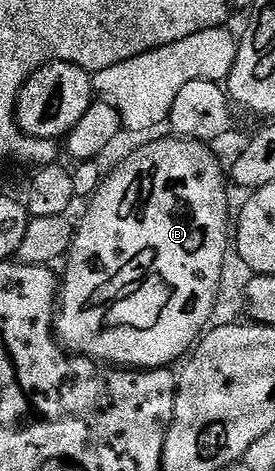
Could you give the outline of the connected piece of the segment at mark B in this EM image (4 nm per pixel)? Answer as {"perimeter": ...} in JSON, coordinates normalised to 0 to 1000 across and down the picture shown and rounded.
{"perimeter":[[[640,287],[542,299],[469,325],[389,374],[338,416],[320,420],[324,446],[273,478],[265,514],[233,548],[236,582],[215,588],[215,637],[200,667],[200,713],[255,752],[331,758],[356,771],[393,771],[411,779],[487,783],[593,783],[625,777],[625,766],[655,769],[731,722],[764,696],[760,679],[789,656],[789,628],[804,622],[804,586],[818,580],[818,544],[840,537],[840,461],[833,469],[833,401],[818,395],[825,367],[804,361],[789,333],[756,306],[680,299]]]}

